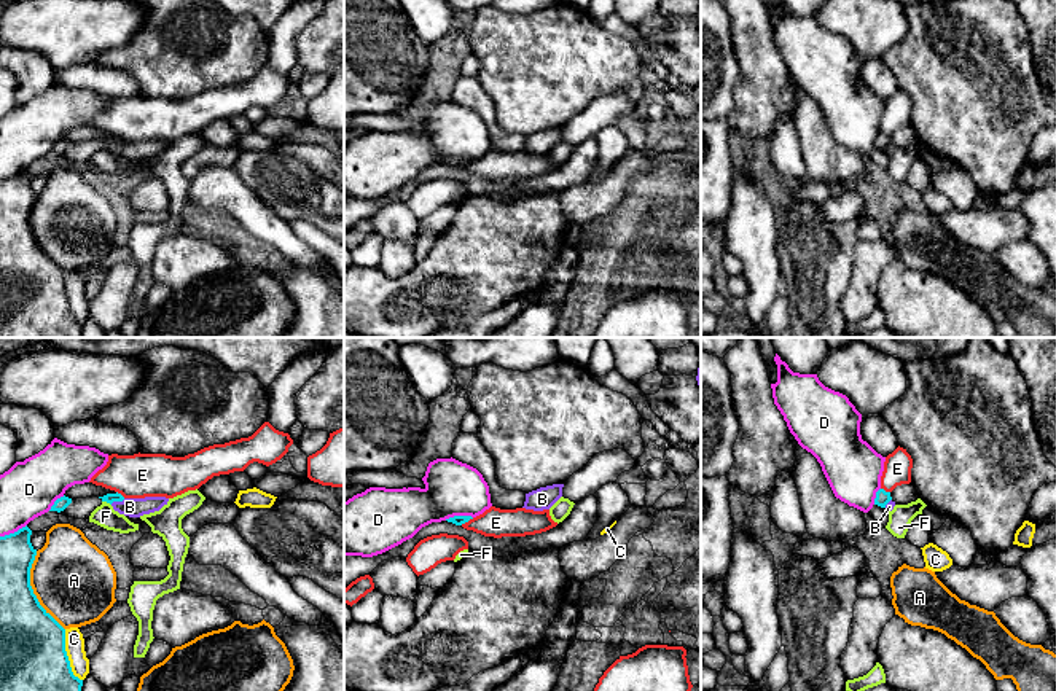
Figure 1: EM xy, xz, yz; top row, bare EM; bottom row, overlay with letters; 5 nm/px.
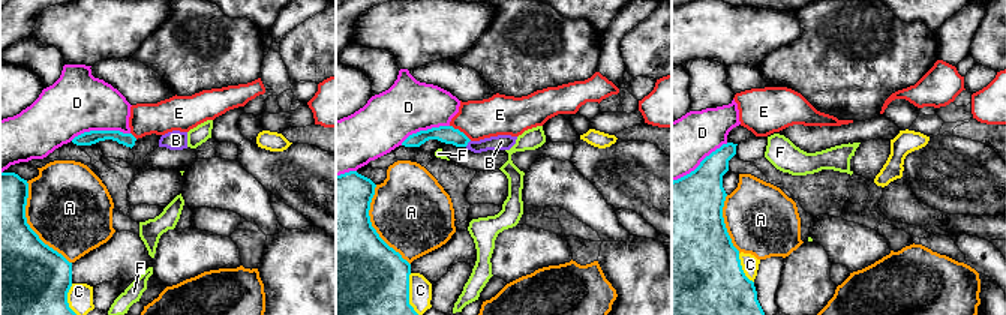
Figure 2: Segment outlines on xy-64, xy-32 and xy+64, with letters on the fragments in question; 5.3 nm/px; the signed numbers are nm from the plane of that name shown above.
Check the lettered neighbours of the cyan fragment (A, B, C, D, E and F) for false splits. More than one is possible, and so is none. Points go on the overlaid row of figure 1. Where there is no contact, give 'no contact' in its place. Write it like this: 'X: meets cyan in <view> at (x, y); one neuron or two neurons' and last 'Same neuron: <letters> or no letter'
A: meets cyan in xy at (32, 591); two neurons
B: meets cyan in xy at (117, 500); two neurons
C: meets cyan in xy at (67, 656); two neurons
D: meets cyan in xz at (457, 516); two neurons
E: meets cyan in xz at (467, 521); two neurons
F: meets cyan in xy at (107, 502); two neurons
Same neuron: no letter

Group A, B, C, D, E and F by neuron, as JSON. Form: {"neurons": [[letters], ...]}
{"neurons": [["A"], ["B"], ["C"], ["D"], ["E"], ["F"]]}

